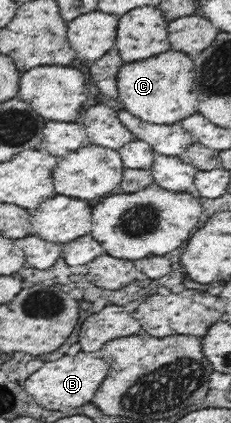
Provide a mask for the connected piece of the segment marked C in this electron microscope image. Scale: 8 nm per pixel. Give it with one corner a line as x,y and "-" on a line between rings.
172,49
146,61
124,63
118,72
118,100
122,102
124,109
142,121
164,125
180,123
199,112
192,69
192,59

